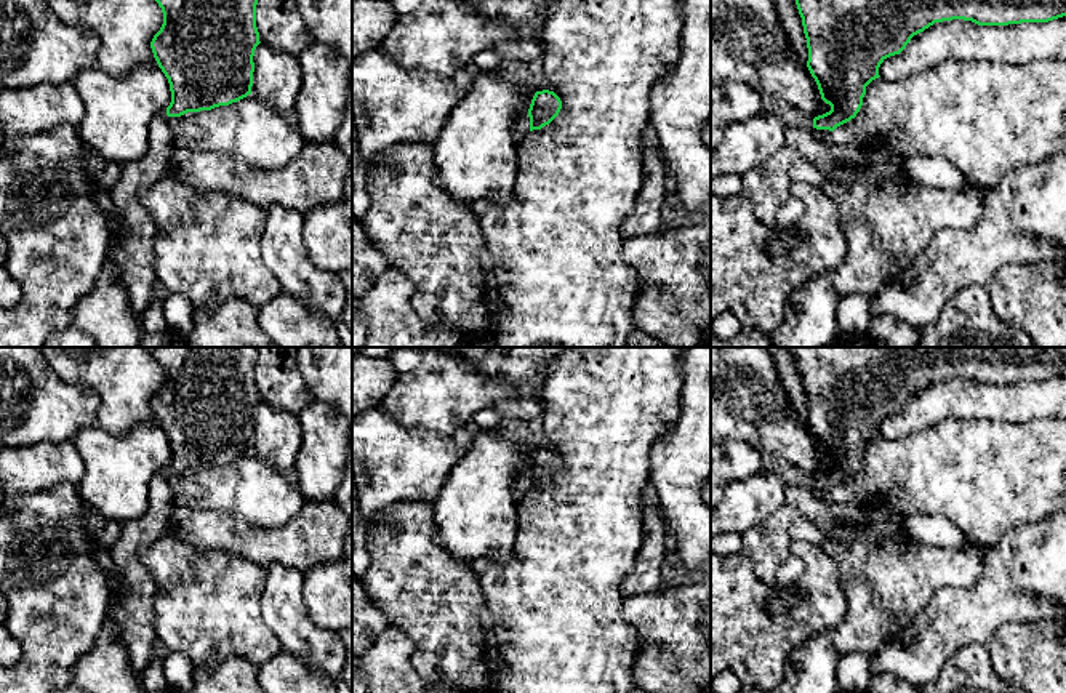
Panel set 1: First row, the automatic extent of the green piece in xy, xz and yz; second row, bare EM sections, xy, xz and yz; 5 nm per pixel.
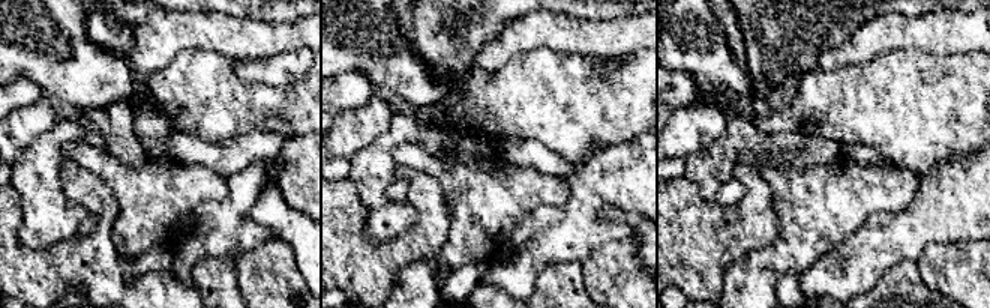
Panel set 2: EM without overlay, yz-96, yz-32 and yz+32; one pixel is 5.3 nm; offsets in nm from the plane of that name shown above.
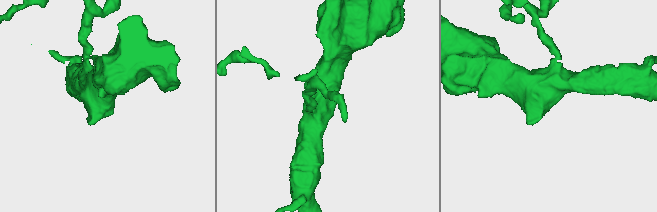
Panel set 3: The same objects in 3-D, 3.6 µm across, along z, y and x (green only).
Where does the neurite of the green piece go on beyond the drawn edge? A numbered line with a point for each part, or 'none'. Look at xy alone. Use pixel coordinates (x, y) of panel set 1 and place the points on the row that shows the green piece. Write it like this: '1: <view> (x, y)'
1: xy (135, 258)

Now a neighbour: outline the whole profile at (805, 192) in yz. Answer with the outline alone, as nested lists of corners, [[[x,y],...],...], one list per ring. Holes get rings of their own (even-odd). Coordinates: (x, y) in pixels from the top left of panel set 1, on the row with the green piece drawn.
[[[792,181],[791,195],[804,205],[797,224],[802,242],[794,254],[773,258],[767,250],[773,230],[755,218],[751,203],[711,194],[711,318],[731,312],[744,330],[771,336],[791,293],[845,259],[836,202],[804,181]]]

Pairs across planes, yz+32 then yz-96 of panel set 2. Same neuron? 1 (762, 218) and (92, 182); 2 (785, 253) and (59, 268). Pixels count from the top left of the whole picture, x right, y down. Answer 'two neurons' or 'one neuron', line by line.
1: one neuron
2: two neurons

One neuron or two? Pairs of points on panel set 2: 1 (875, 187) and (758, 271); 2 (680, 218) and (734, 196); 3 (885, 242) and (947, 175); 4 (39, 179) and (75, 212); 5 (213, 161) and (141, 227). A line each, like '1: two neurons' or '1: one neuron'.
1: one neuron
2: two neurons
3: one neuron
4: one neuron
5: two neurons

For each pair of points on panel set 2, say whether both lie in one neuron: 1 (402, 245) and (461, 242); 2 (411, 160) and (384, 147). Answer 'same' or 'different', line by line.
1: different
2: different

